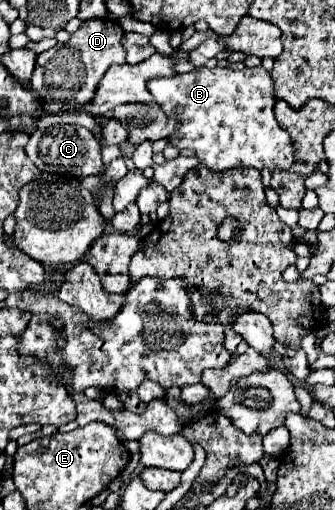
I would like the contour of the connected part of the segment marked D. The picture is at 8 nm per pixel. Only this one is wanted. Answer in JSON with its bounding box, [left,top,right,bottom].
[31,18,125,114]

